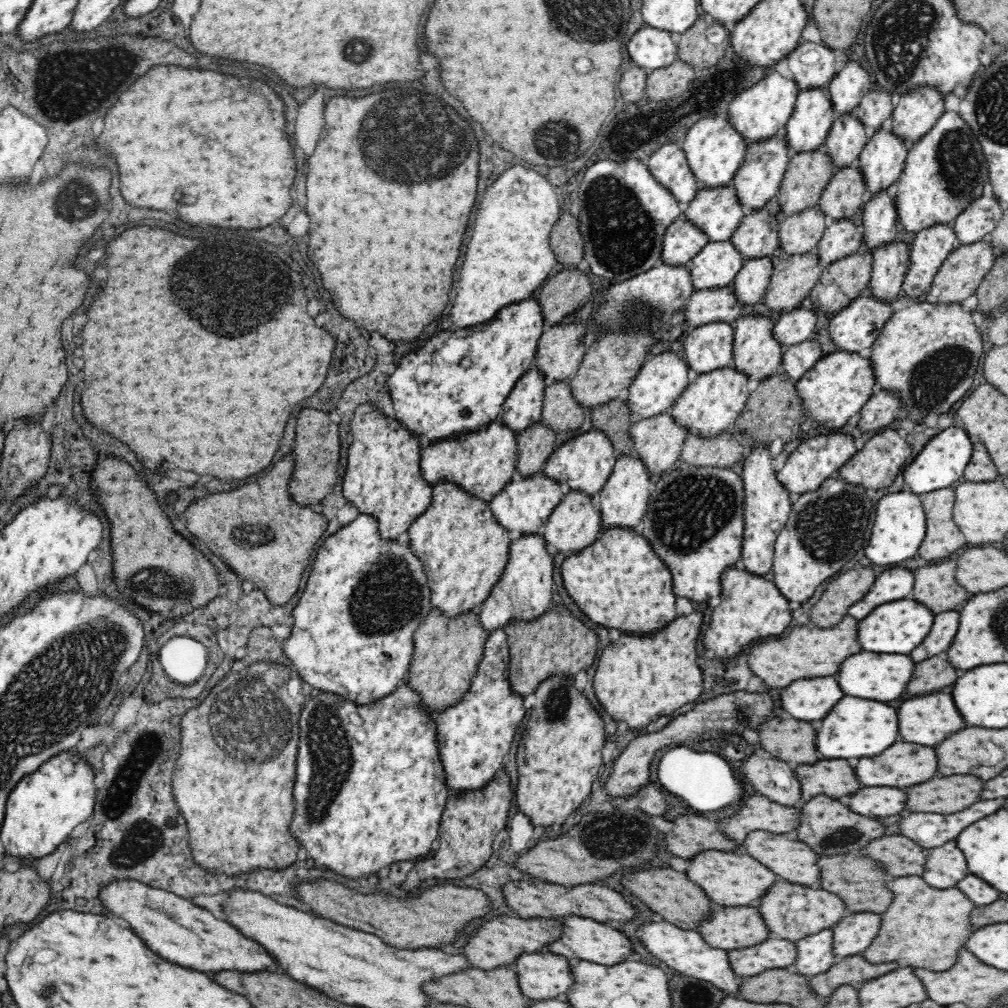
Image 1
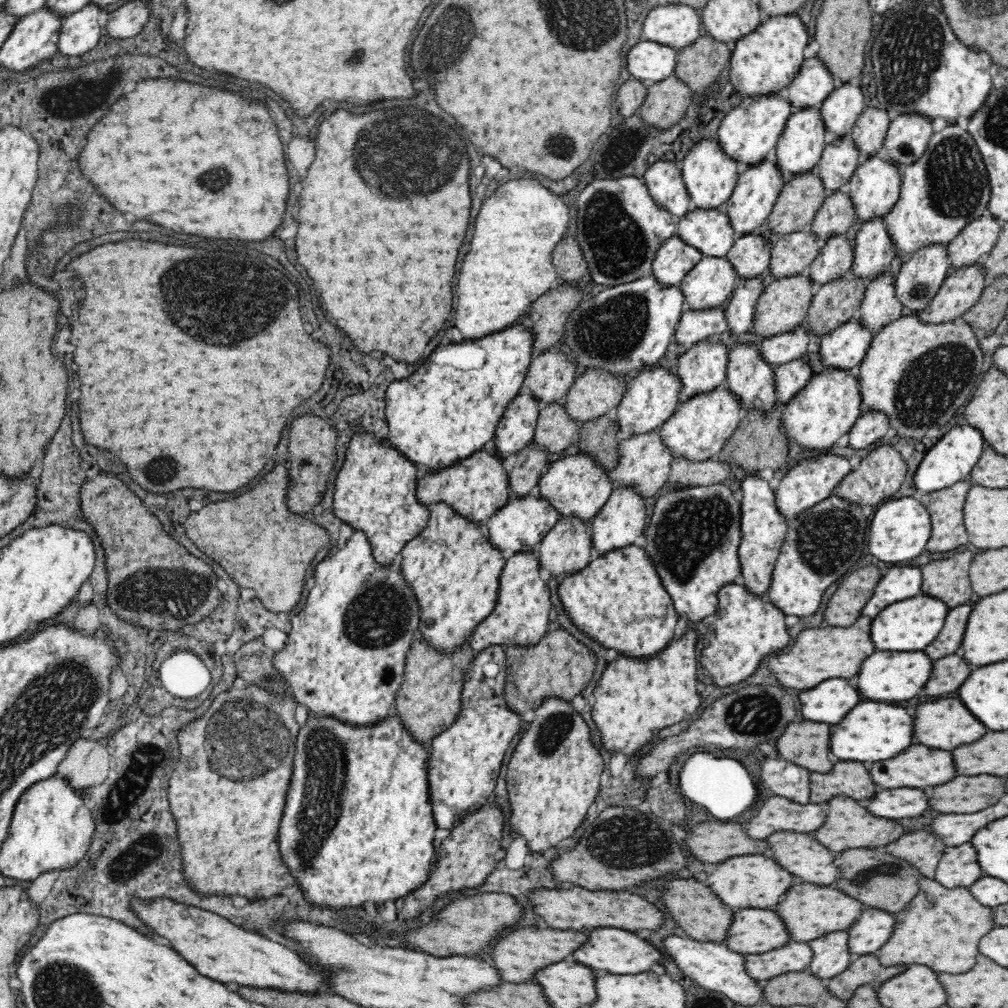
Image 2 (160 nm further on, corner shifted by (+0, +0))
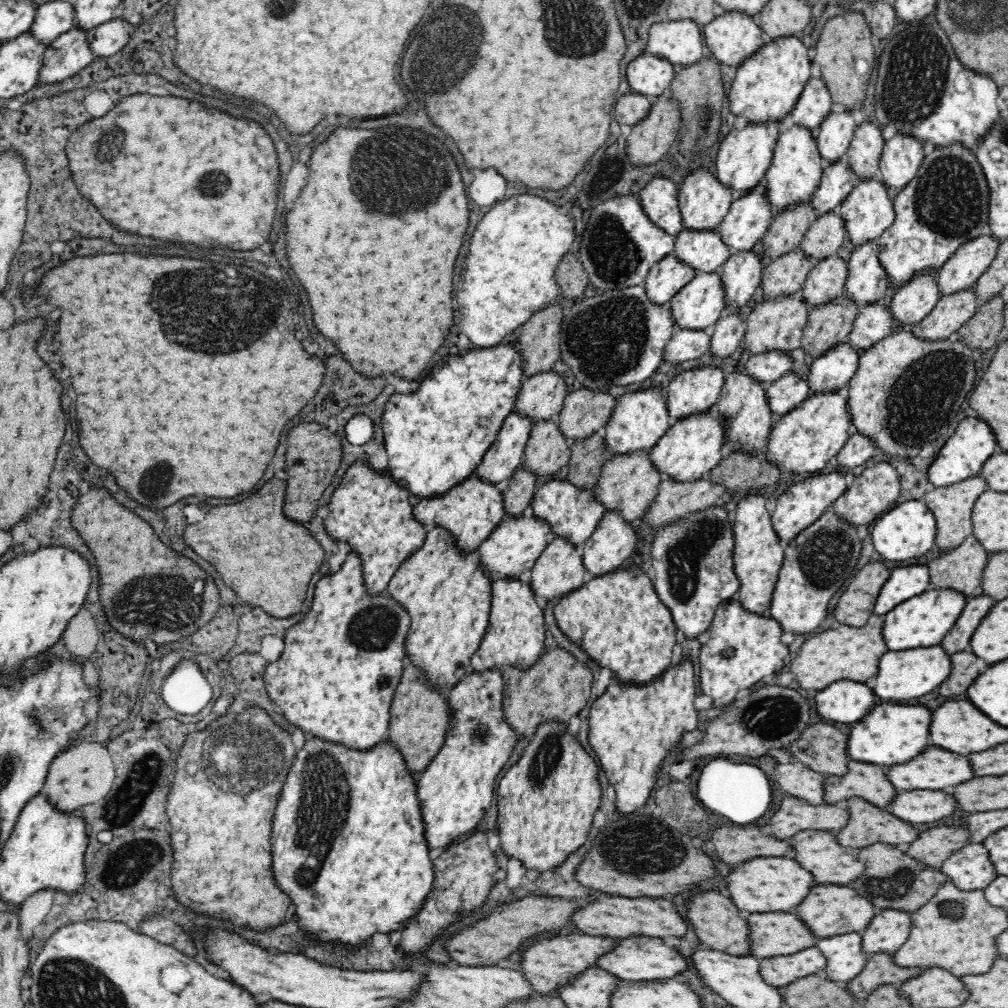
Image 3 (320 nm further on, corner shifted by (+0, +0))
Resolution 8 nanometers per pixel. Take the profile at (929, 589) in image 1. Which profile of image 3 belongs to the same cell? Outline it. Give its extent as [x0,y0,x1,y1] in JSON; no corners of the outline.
[926,536,988,594]

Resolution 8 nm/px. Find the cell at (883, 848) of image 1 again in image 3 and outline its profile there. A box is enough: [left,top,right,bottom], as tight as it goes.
[908,826,970,868]

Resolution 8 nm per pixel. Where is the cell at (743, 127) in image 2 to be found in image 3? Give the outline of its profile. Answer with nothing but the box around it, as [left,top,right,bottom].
[713,124,779,197]

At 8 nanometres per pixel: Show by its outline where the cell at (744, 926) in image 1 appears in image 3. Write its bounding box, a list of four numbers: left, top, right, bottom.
[744,912,820,959]

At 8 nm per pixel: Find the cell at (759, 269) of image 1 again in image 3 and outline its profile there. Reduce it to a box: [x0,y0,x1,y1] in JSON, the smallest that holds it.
[708,313,746,358]

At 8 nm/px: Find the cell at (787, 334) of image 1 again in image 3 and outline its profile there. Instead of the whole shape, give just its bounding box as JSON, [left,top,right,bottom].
[744,351,792,387]

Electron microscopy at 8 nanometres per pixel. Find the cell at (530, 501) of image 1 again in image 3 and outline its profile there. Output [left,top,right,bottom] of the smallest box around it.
[476,516,554,583]

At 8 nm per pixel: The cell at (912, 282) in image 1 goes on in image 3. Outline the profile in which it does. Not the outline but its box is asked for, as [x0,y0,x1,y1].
[889,274,940,328]

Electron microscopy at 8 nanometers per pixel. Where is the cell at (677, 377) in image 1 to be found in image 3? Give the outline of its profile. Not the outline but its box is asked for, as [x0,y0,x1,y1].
[604,388,674,457]

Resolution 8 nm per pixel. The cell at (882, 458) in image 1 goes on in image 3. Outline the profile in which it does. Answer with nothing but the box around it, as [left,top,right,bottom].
[830,462,901,530]

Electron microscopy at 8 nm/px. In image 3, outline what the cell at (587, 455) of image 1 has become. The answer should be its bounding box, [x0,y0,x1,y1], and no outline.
[531,480,605,547]

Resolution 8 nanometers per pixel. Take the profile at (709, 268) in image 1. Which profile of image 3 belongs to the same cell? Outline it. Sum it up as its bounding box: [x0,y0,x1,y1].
[668,274,724,331]

